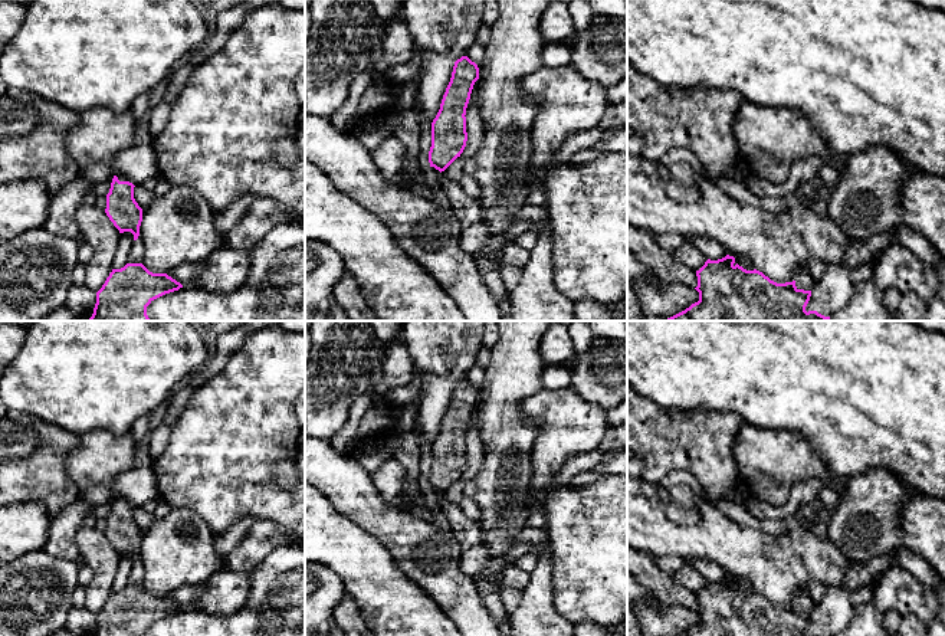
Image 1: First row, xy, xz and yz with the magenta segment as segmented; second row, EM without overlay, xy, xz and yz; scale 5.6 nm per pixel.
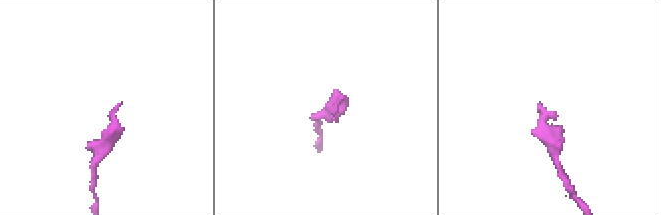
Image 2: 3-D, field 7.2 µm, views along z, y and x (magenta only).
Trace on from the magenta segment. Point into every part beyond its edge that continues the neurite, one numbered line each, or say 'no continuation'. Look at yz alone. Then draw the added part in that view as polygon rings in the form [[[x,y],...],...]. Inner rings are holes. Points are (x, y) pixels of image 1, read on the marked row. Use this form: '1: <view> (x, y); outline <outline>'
no continuation

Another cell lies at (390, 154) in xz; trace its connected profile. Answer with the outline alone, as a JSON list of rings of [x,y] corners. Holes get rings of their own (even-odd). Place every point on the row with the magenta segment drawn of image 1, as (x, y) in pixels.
[[[394,137],[385,138],[373,153],[373,160],[383,177],[391,183],[398,181],[398,176],[407,154],[406,145]]]

